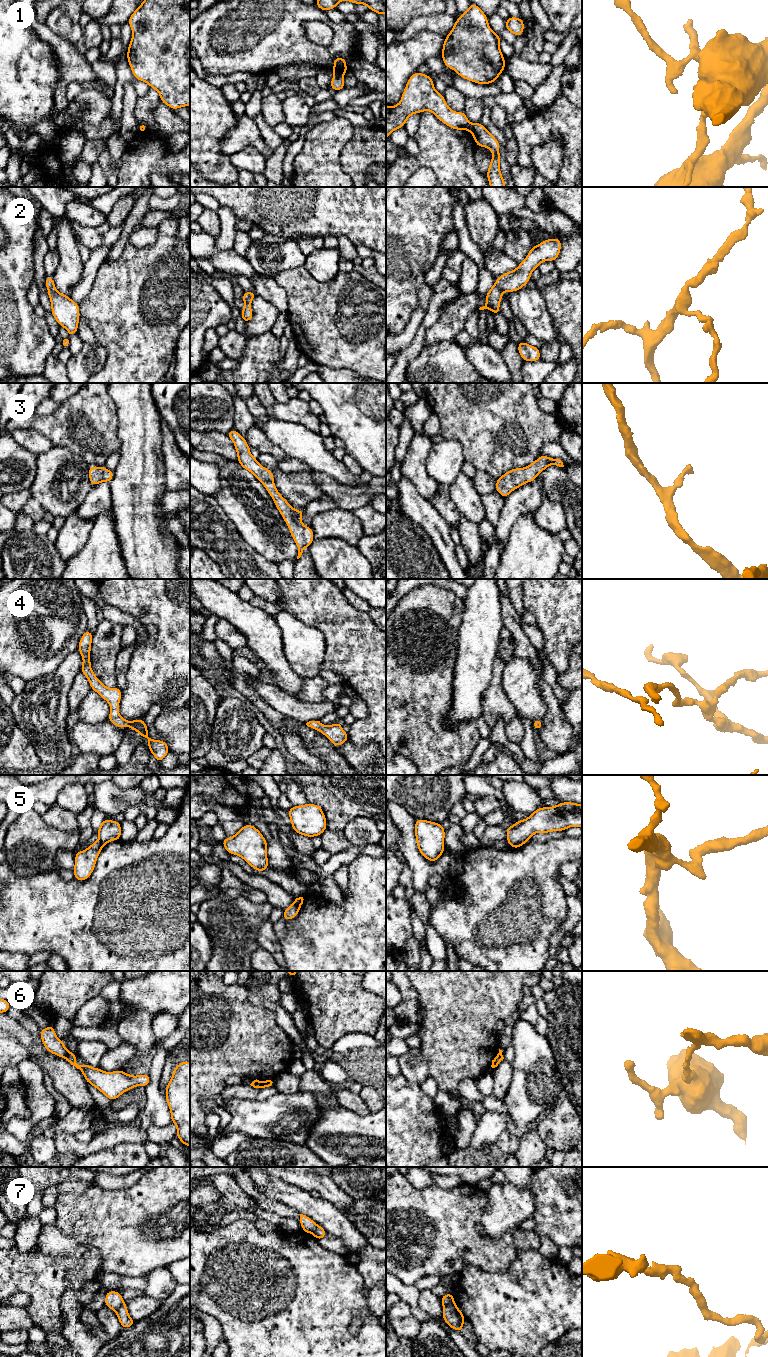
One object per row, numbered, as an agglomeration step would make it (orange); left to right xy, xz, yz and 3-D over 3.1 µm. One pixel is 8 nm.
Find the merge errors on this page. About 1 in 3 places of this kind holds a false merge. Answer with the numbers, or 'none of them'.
1, 5, 6, 7

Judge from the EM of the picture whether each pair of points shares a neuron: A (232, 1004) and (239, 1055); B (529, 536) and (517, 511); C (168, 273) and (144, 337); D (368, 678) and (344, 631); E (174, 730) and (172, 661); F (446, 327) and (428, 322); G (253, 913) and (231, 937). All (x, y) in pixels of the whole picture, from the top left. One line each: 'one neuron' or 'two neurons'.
A: one neuron
B: two neurons
C: one neuron
D: one neuron
E: two neurons
F: two neurons
G: one neuron

